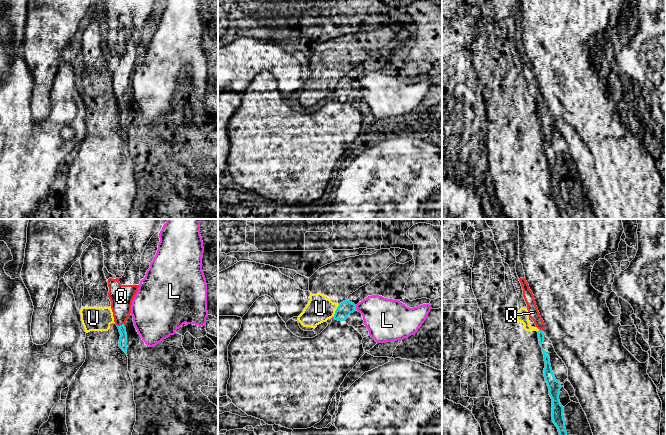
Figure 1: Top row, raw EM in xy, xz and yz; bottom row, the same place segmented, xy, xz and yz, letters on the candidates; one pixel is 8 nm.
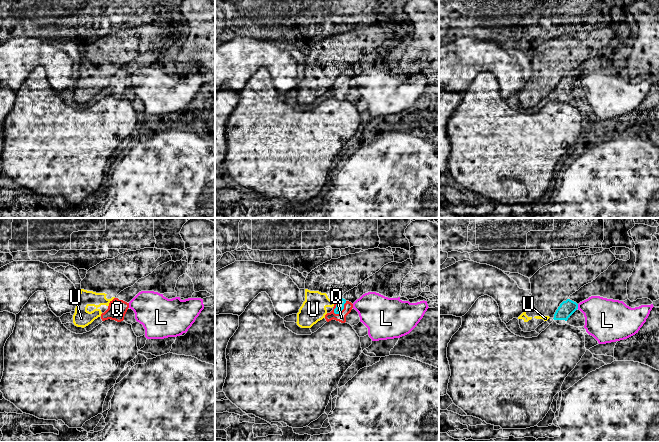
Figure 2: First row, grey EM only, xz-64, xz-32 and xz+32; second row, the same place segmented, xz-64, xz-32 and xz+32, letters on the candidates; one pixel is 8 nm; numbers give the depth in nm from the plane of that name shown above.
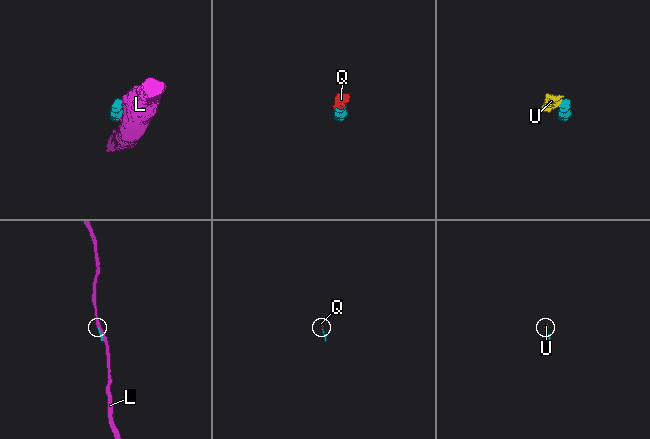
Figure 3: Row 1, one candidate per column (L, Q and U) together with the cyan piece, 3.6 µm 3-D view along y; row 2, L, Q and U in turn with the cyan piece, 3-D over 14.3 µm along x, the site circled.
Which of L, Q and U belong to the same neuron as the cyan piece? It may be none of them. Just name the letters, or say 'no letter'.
Q

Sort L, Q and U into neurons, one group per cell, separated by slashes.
L U / Q

